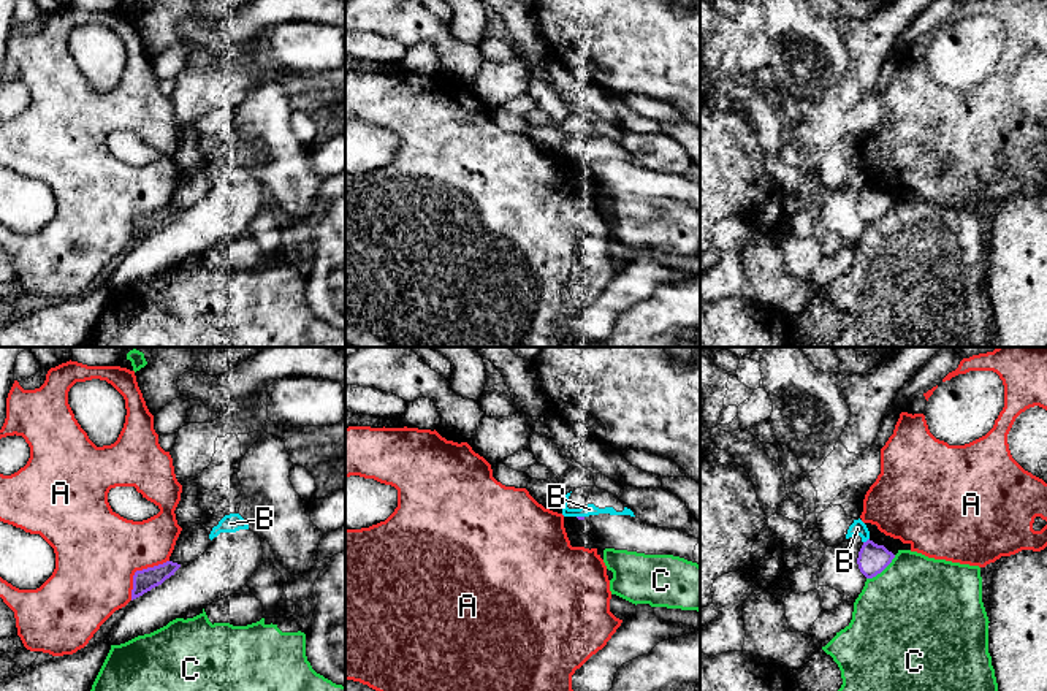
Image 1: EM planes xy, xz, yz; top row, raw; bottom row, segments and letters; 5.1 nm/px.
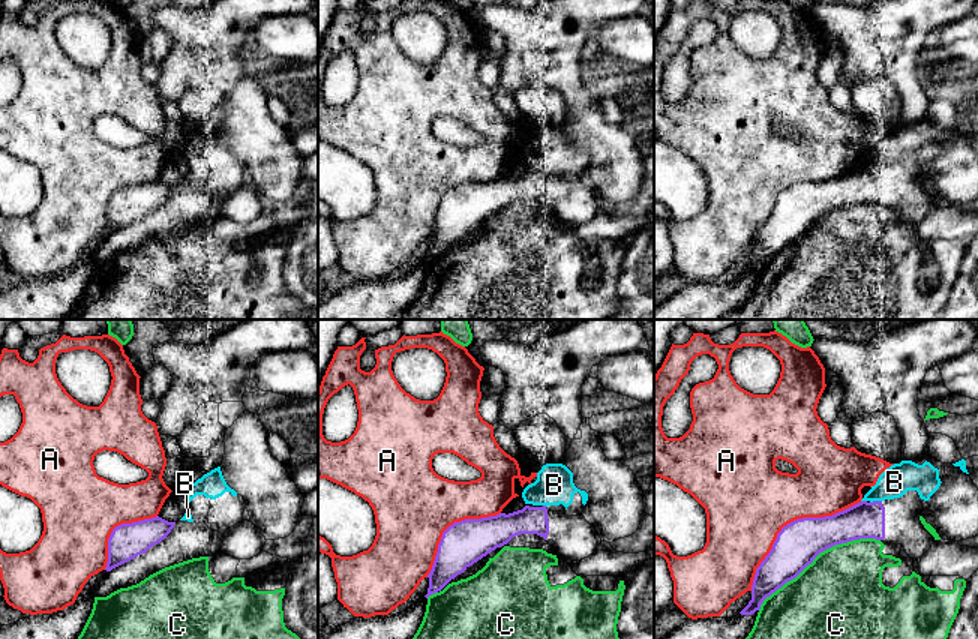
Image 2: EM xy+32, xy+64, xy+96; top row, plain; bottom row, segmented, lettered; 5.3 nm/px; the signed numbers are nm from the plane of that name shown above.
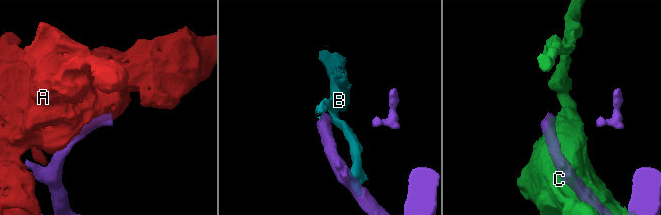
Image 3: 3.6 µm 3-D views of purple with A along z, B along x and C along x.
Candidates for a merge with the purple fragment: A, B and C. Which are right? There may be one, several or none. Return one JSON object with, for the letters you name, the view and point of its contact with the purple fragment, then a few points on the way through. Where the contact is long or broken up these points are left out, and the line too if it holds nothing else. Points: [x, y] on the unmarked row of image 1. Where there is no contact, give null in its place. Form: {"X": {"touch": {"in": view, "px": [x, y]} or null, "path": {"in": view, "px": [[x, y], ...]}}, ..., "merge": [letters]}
{"merge": []}

